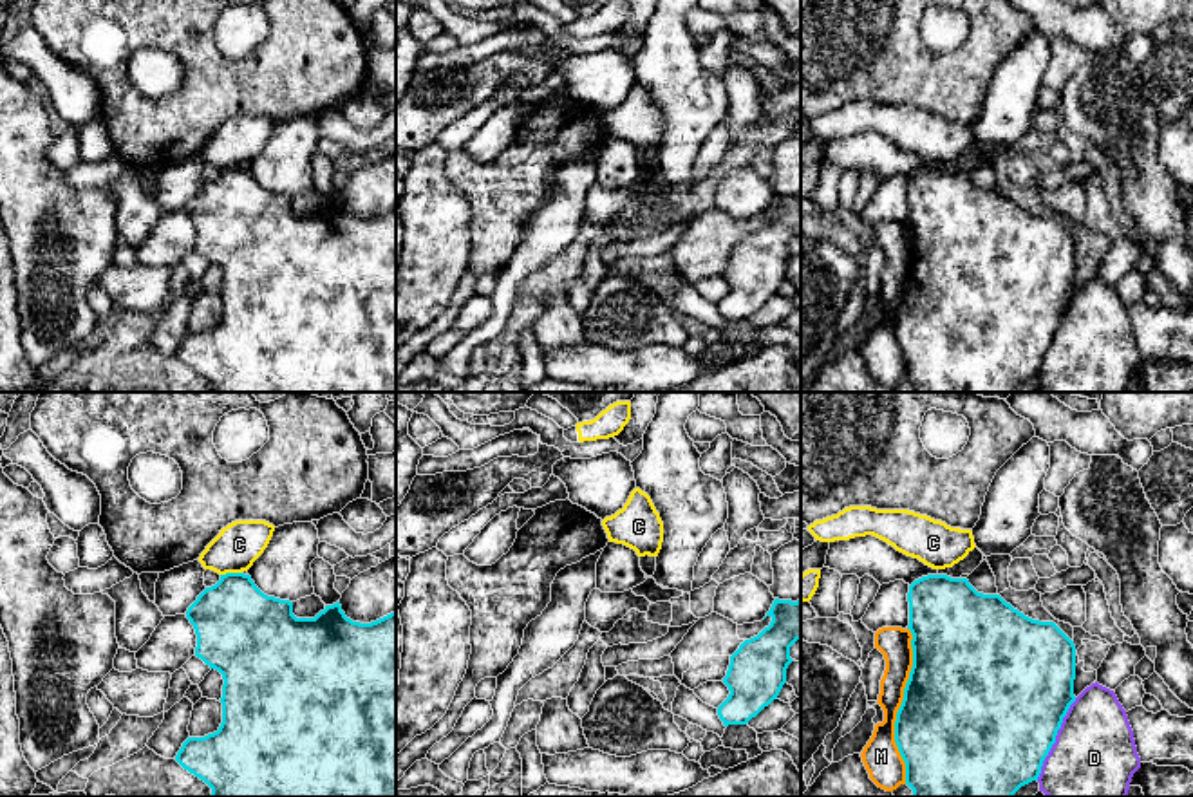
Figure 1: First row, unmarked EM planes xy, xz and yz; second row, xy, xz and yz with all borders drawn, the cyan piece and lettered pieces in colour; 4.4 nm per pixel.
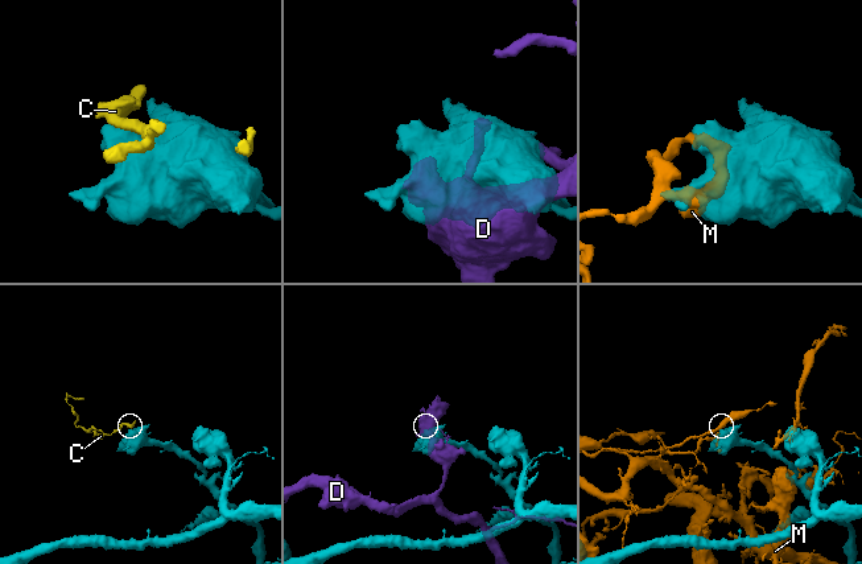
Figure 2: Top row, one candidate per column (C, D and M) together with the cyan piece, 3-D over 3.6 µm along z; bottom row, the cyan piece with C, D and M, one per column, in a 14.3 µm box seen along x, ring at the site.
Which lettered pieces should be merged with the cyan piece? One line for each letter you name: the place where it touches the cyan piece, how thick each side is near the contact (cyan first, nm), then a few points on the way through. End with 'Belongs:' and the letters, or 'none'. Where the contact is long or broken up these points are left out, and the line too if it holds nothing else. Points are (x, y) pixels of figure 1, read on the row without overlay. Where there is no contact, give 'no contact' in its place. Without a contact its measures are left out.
Belongs: none

